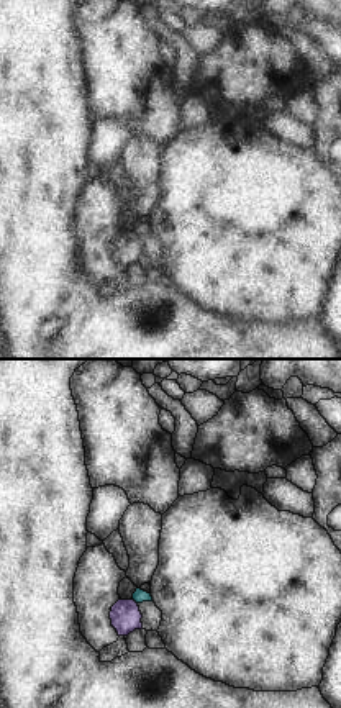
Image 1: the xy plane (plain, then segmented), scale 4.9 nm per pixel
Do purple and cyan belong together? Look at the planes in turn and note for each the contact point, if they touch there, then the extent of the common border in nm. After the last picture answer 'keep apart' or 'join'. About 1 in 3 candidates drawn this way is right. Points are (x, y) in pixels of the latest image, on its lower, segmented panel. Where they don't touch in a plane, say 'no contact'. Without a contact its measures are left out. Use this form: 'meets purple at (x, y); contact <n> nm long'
meets purple at (135, 602); contact 40 nm long

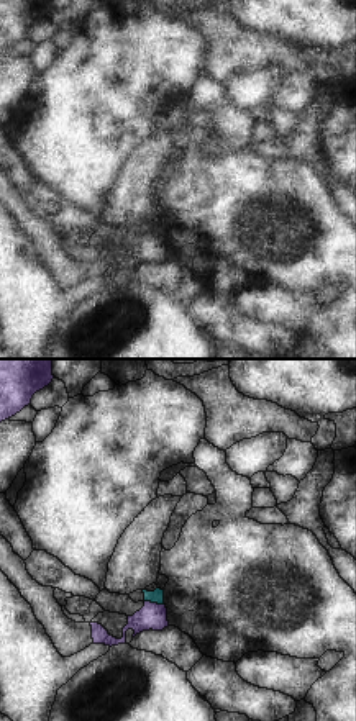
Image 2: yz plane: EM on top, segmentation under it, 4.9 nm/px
meets purple at (155, 603); contact 100 nm long

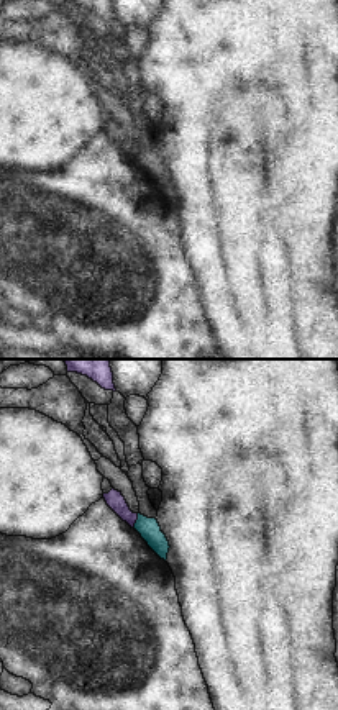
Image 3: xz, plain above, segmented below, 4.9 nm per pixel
meets purple at (137, 518); contact 80 nm long

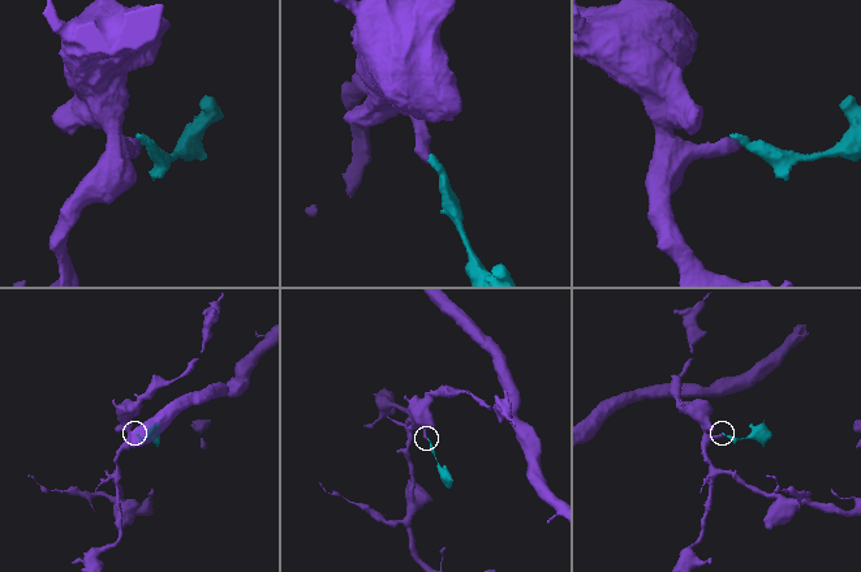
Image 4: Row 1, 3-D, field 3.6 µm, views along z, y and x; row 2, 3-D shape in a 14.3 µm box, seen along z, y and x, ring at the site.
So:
keep apart

